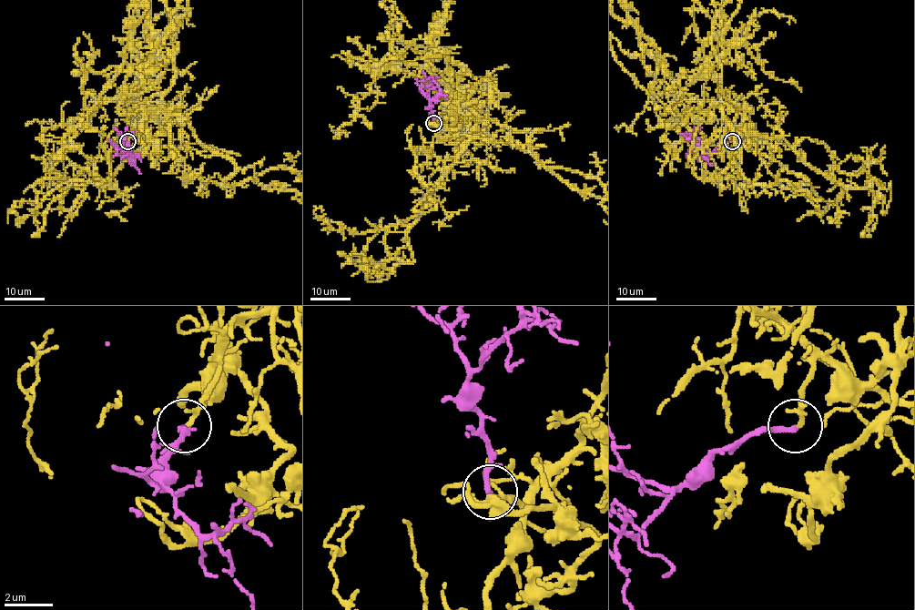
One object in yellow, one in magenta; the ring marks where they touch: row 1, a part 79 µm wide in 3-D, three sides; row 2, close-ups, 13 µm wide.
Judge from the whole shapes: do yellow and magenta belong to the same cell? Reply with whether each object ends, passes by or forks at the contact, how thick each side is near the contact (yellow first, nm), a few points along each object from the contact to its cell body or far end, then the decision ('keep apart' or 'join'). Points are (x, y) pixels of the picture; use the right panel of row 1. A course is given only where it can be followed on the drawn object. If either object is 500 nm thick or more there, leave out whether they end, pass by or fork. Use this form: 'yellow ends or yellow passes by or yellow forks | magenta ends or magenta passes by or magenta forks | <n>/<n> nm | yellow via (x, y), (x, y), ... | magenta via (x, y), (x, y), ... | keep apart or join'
yellow passes by | magenta ends | 140/240 nm | yellow via (732, 141), (723, 116), (739, 176), (805, 189), (807, 212), (819, 185), (793, 178) | magenta via (732, 141), (708, 151), (695, 136), (689, 137), (680, 133) | join

